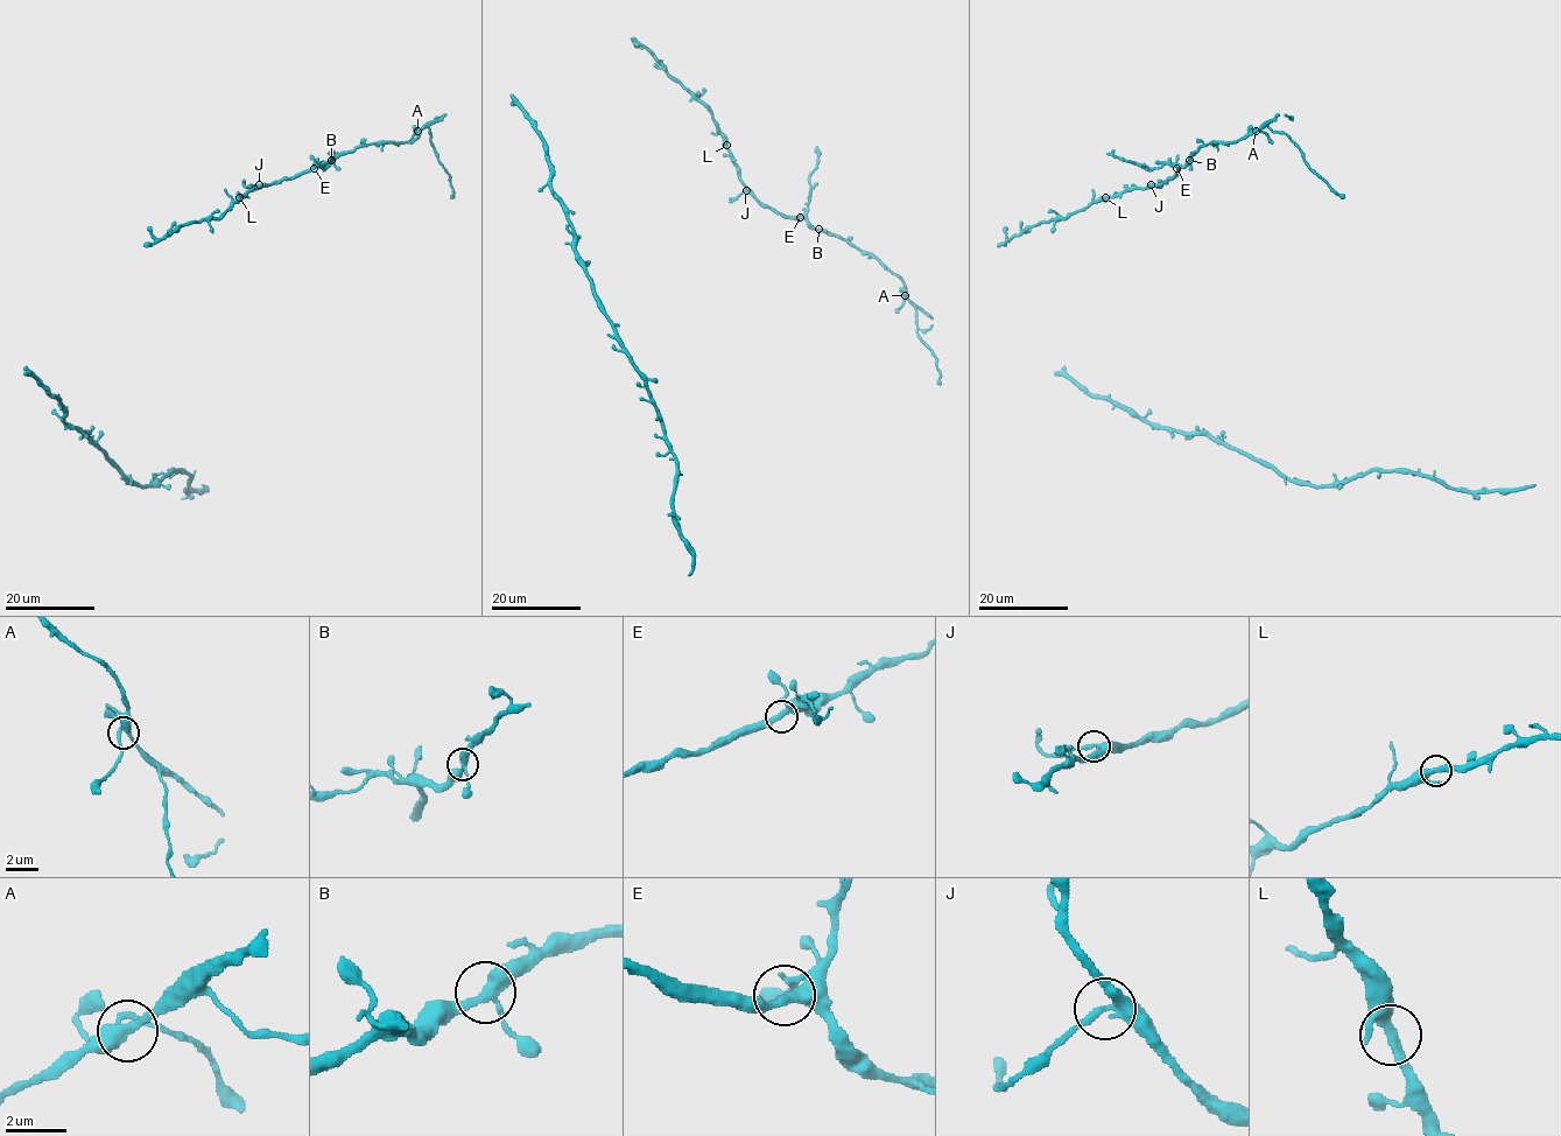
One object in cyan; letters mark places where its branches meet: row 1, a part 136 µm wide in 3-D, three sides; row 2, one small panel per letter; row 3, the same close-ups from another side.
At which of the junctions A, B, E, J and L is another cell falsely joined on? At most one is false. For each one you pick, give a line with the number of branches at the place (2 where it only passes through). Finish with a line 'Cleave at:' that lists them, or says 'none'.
J: 3
Cleave at: J

